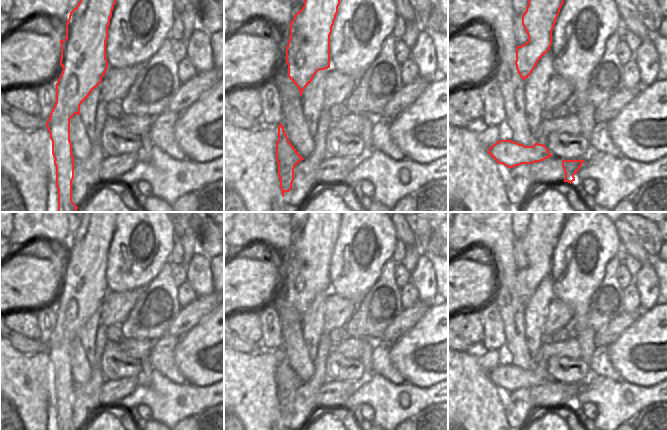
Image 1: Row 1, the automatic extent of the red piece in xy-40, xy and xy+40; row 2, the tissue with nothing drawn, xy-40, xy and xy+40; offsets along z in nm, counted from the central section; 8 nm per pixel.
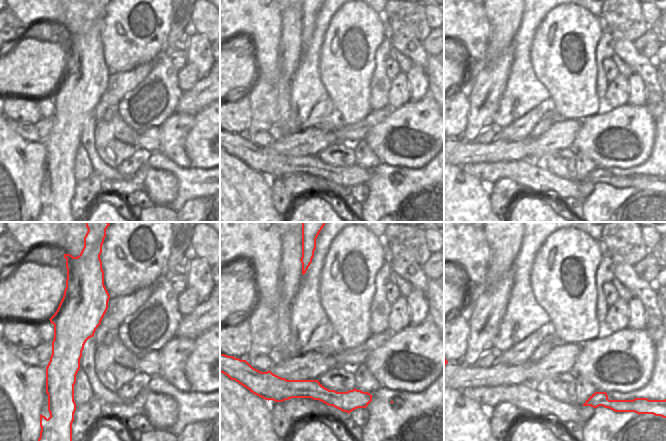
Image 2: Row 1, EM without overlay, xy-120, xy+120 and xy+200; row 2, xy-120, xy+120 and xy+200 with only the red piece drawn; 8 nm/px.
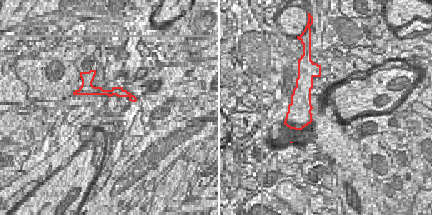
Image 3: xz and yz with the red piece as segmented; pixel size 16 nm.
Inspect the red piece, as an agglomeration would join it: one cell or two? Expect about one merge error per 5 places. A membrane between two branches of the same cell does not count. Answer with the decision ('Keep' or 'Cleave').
Cleave

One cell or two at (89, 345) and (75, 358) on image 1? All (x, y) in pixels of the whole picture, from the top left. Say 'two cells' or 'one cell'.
two cells

